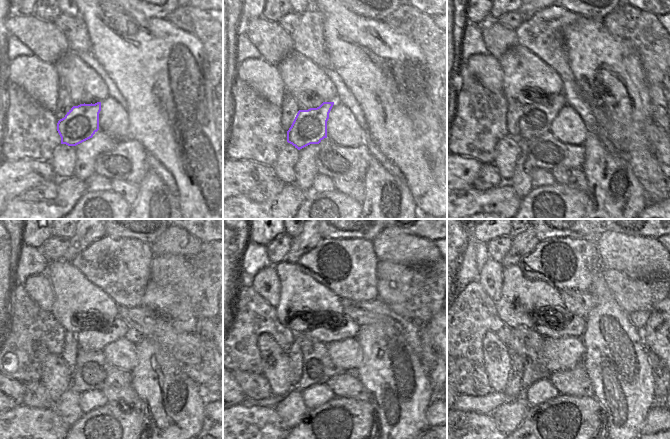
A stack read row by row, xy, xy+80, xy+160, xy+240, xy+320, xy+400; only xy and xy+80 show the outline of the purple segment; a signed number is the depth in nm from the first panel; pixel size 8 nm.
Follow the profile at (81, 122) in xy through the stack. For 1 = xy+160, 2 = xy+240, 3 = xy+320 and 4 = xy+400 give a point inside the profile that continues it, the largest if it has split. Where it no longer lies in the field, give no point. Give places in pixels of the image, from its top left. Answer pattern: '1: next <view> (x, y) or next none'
1: next xy+160 (535, 120)
2: next xy+240 (95, 339)
3: next xy+320 (345, 328)
4: next xy+400 (567, 324)

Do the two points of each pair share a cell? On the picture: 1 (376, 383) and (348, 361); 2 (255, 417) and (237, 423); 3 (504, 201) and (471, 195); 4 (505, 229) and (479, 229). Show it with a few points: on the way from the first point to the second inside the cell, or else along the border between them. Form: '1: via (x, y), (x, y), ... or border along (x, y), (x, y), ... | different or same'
1: border along (359, 344), (360, 364), (354, 371) | different
2: via (251, 420), (241, 420) | same
3: via (496, 201), (479, 201) | same
4: via (499, 229), (485, 229) | same

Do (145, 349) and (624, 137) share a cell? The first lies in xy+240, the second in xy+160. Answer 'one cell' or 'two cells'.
two cells

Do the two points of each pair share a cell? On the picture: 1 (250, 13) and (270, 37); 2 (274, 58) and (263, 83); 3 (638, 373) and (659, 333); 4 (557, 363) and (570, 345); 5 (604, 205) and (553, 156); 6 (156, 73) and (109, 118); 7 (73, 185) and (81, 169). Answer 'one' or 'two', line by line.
1: two
2: two
3: two
4: one
5: two
6: two
7: two

